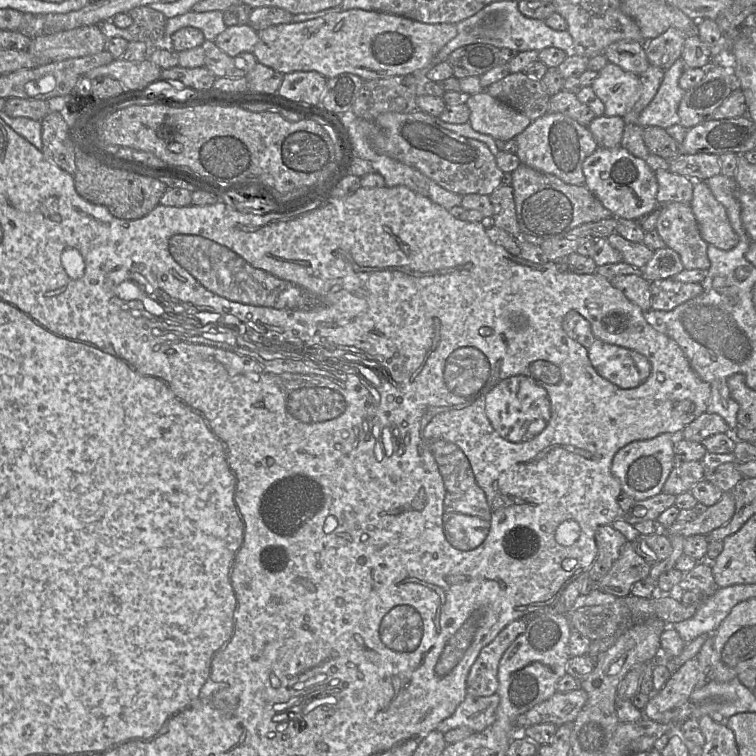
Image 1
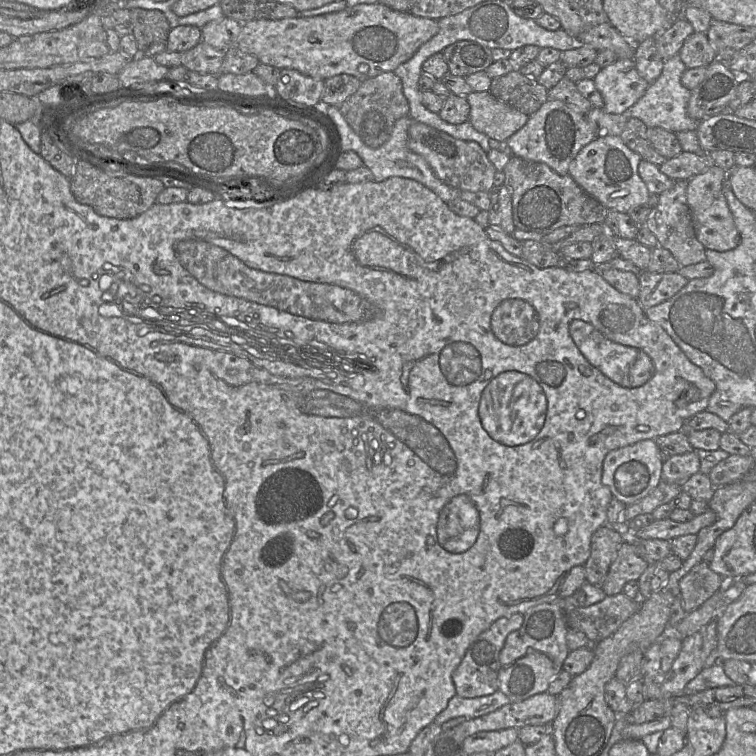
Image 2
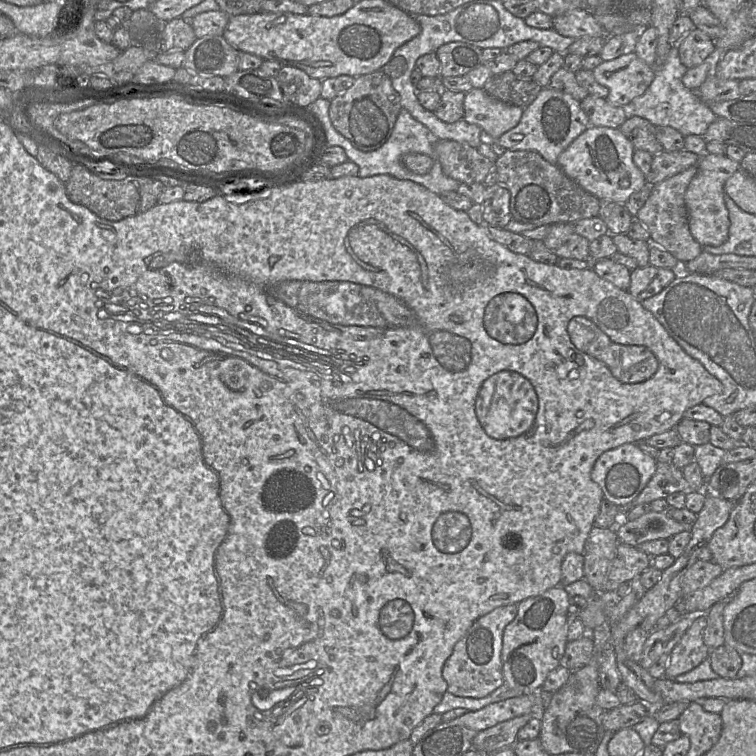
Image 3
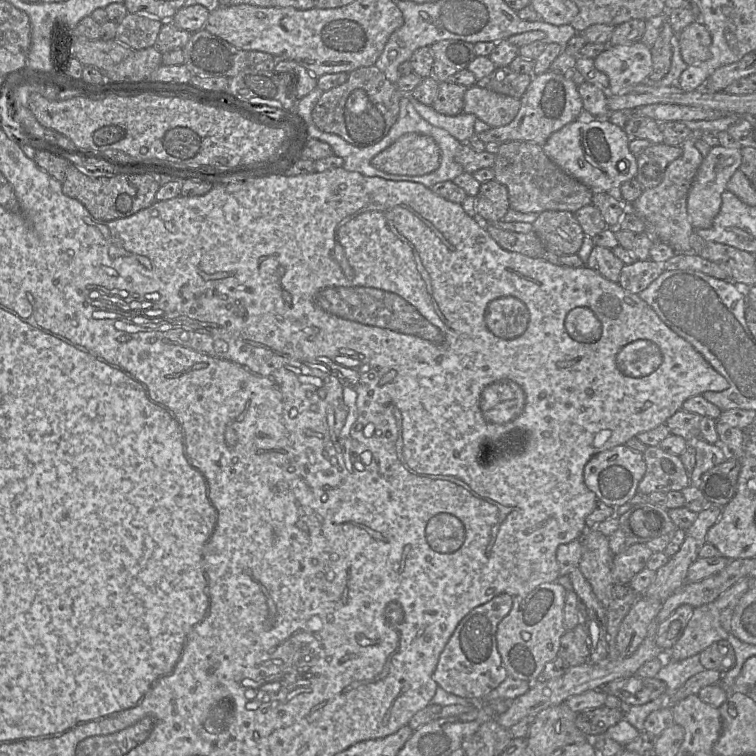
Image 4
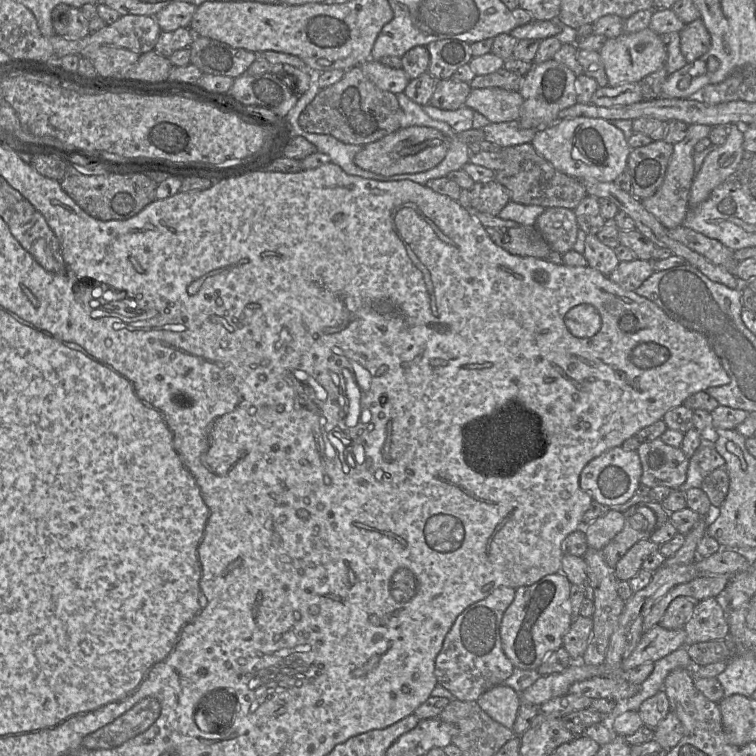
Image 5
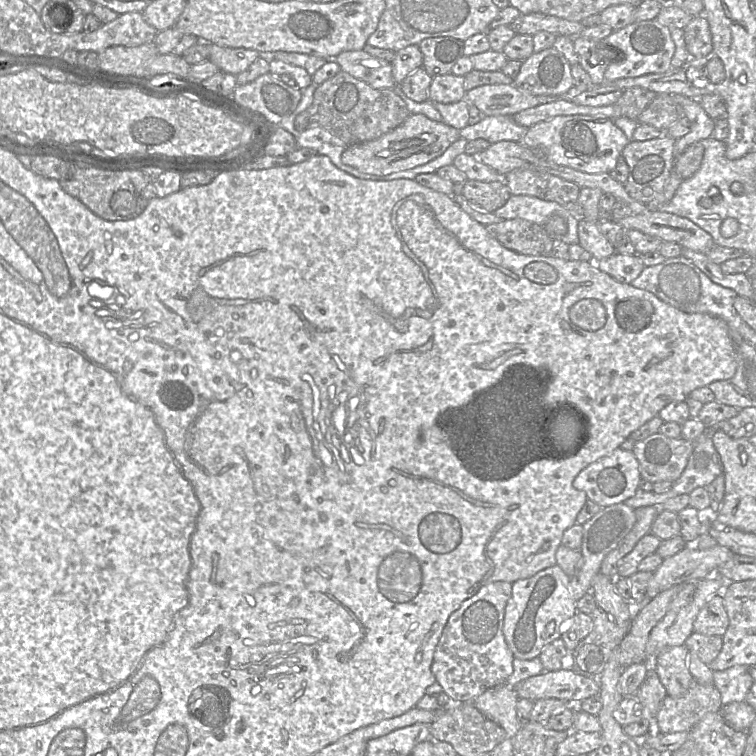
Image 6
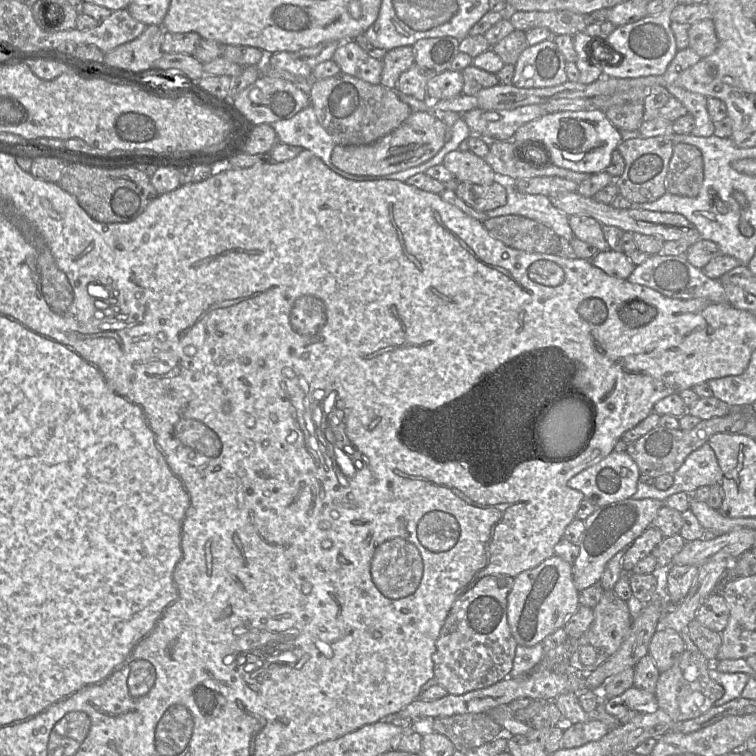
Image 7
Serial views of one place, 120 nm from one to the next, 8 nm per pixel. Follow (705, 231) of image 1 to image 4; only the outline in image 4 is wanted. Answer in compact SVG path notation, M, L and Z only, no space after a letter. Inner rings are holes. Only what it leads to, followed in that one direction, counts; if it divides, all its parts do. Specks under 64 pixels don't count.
M716 146L703 158L697 174L691 184L687 199L688 218L694 230L709 229L721 208L721 196L727 190L731 176L739 169L742 161L741 148Z

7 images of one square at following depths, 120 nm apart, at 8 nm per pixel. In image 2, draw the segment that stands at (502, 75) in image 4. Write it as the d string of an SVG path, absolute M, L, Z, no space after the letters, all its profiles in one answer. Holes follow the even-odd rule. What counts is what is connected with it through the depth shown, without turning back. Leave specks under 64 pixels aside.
M519 71L493 78L488 92L498 101L530 116L547 100L548 90Z

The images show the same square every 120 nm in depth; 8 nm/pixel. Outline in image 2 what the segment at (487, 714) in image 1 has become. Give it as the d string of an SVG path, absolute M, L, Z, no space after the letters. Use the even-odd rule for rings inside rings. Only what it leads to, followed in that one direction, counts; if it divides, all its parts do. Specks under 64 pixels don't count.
M499 689L491 695L475 698L463 698L456 694L449 700L447 707L436 716L434 722L441 726L456 717L477 718L509 703L510 699Z

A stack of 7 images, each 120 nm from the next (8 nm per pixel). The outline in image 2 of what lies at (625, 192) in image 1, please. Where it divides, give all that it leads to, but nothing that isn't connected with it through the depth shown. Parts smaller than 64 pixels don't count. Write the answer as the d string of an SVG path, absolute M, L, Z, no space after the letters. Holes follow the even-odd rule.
M620 136L596 137L571 161L568 175L606 209L628 213L631 209L645 204L650 196L638 172L641 160L637 153L624 144Z

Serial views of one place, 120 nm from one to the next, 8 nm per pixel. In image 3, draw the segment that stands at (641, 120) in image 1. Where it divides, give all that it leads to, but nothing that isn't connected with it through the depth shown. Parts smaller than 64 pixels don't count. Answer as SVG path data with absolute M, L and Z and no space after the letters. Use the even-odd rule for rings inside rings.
M673 46L662 67L655 68L655 76L646 91L624 106L626 116L638 116L648 120L653 126L669 126L683 136L703 136L709 125L718 118L704 103L696 91L686 88L682 82L688 68L684 66L678 55L678 47Z

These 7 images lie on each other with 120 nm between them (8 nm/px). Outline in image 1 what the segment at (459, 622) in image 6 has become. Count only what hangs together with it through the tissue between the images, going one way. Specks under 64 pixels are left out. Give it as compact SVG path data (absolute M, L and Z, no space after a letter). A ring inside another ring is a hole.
M522 618L511 622L481 649L467 676L467 694L483 697L497 692L500 659L510 644L524 632L526 624Z

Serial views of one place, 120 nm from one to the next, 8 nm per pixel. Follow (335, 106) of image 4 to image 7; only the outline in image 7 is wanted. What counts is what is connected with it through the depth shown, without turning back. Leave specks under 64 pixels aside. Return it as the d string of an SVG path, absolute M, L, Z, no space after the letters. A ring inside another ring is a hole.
M340 72L321 80L311 79L307 93L320 125L336 145L368 145L398 128L412 113L395 89L371 84Z

